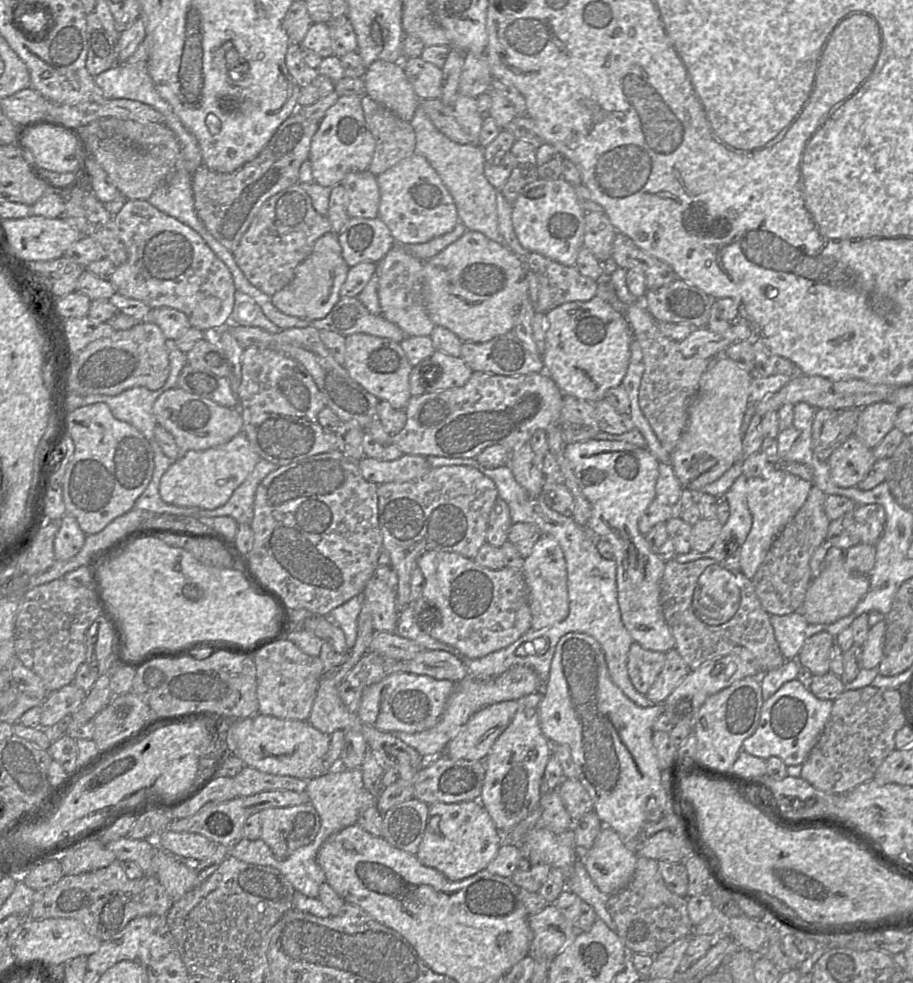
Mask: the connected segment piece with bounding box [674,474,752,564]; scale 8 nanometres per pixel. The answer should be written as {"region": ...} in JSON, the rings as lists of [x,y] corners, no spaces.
{"region":[[[741,474],[724,494],[729,505],[729,518],[722,526],[721,532],[710,550],[704,553],[691,550],[687,554],[676,554],[675,561],[684,564],[698,559],[709,558],[724,562],[727,556],[734,554],[733,551],[737,547],[740,553],[740,547],[747,538],[752,524],[746,497],[747,480],[748,478]]]}

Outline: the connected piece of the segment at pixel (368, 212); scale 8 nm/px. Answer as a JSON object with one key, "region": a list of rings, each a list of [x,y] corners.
{"region":[[[368,169],[350,171],[341,184],[345,189],[346,211],[349,218],[377,218],[380,192],[376,176]]]}

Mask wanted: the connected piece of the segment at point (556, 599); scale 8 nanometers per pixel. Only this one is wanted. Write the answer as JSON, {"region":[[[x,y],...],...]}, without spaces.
{"region":[[[542,535],[531,554],[524,559],[521,571],[528,589],[531,628],[539,630],[563,621],[569,613],[567,570],[558,542],[550,536]]]}

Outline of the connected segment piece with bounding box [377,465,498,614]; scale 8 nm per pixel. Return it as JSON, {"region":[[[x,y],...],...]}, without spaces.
{"region":[[[441,466],[429,468],[422,476],[407,482],[387,482],[378,485],[378,517],[383,550],[389,555],[396,570],[396,606],[399,614],[409,605],[412,571],[418,558],[427,551],[438,550],[458,553],[474,559],[486,543],[486,530],[491,509],[498,498],[495,483],[472,466]]]}

